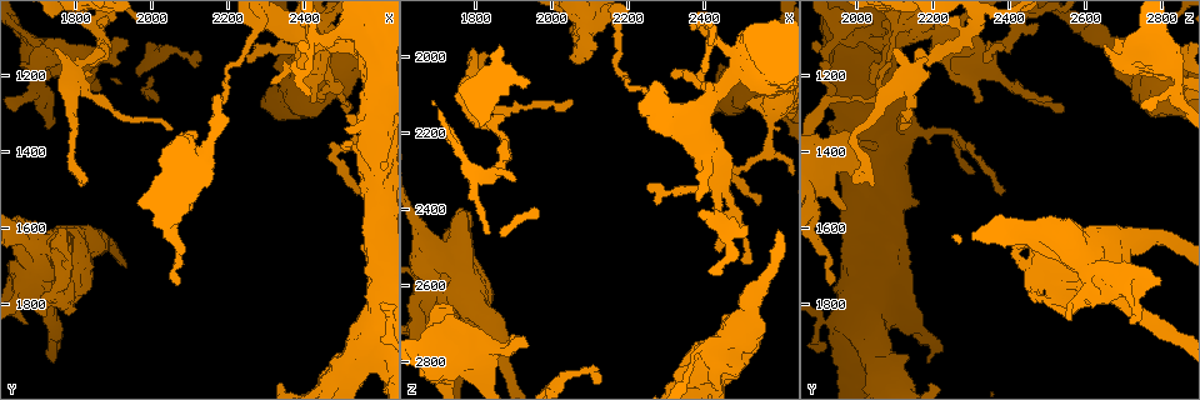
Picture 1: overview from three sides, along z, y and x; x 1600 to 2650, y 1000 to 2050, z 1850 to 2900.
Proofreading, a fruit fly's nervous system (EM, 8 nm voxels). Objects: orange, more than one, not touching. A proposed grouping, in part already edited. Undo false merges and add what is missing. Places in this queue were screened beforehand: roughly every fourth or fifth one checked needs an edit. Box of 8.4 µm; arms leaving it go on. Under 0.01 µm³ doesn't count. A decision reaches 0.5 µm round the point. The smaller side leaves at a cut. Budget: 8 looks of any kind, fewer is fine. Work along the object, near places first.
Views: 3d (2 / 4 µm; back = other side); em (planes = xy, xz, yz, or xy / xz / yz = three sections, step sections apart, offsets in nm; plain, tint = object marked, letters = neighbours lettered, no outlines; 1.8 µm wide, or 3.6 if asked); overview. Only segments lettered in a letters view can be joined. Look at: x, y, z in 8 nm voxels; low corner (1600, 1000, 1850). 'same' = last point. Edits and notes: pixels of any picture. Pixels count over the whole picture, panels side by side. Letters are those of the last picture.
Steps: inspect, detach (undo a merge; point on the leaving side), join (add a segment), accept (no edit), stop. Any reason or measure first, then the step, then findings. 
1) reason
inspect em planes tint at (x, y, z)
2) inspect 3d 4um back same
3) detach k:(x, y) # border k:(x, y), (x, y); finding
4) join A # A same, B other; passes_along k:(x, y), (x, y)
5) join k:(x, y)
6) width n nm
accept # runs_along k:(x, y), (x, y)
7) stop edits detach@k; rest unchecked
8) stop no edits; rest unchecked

branch stops here
inspect em planes letters at (1740, 1130, 2095)

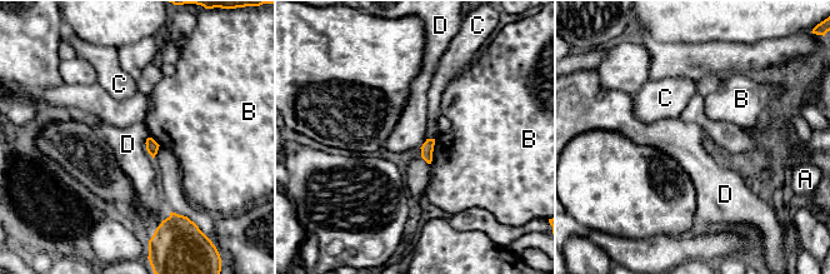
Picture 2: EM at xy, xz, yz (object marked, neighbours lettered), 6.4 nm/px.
accept # A other, B other, C other, D other; border 2:(148, 136), (146, 152), (153, 159); no lettered segment goes on from it

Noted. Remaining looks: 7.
thick end
inspect 3d 4um at (1715, 1130, 2640)

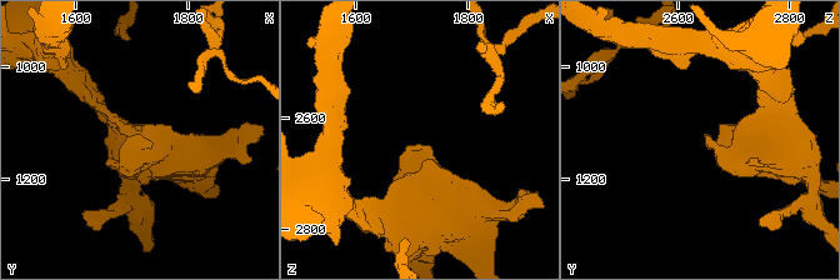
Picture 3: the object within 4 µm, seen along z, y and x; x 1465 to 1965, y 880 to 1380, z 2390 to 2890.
inspect em planes tint at (1720, 1120, 2645)

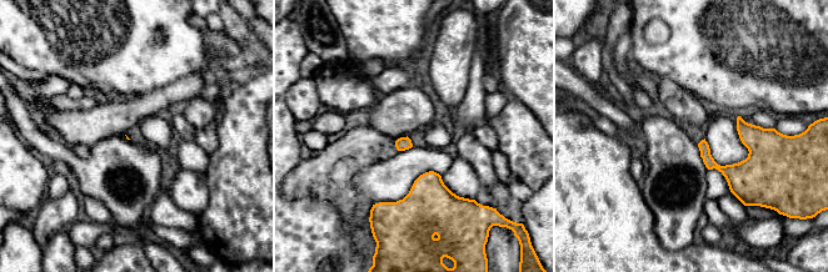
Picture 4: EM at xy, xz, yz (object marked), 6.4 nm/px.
inspect em planes letters same

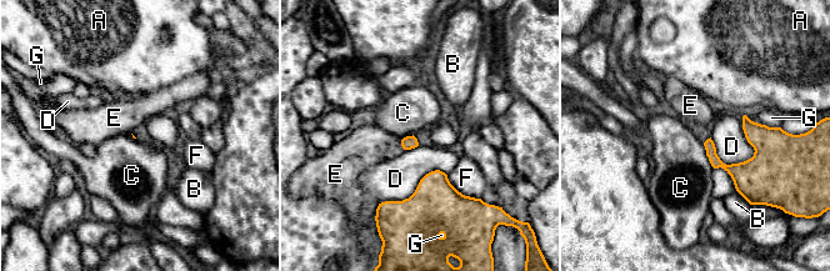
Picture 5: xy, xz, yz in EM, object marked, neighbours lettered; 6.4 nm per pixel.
accept # A other, B other, C other, D other, E other, F other, G other; border 5:(703, 144), (708, 160), (714, 167); no lettered segment goes on from it

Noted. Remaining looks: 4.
sudden change in width
inspect em xy step 8 letters at (2260, 1095, 2095)

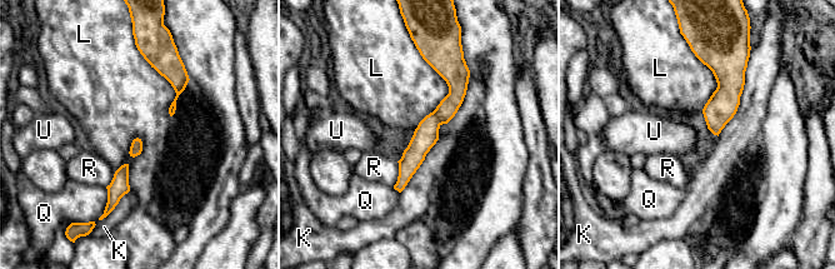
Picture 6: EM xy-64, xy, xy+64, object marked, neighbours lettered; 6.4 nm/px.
accept # K other, L other, Q other, R other, U other; border 6:(418, 50), (448, 94), (416, 128); all the same neuron

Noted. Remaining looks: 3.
sharp bend
inspect em 3.6um planes tint at (2535, 1110, 2050)

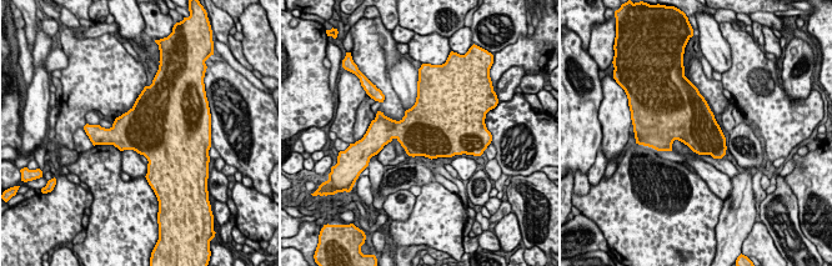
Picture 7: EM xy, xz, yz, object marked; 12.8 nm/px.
what lies round it
inspect em 3.6um planes letters same

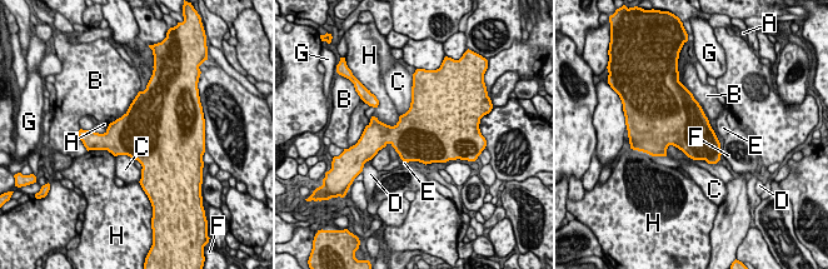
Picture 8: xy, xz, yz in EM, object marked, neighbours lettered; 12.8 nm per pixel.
accept # A other, B other, C other, D other, E other, F other, G other, H other; continuous, no second neuron

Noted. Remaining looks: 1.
stop no edits; rest unchecked

